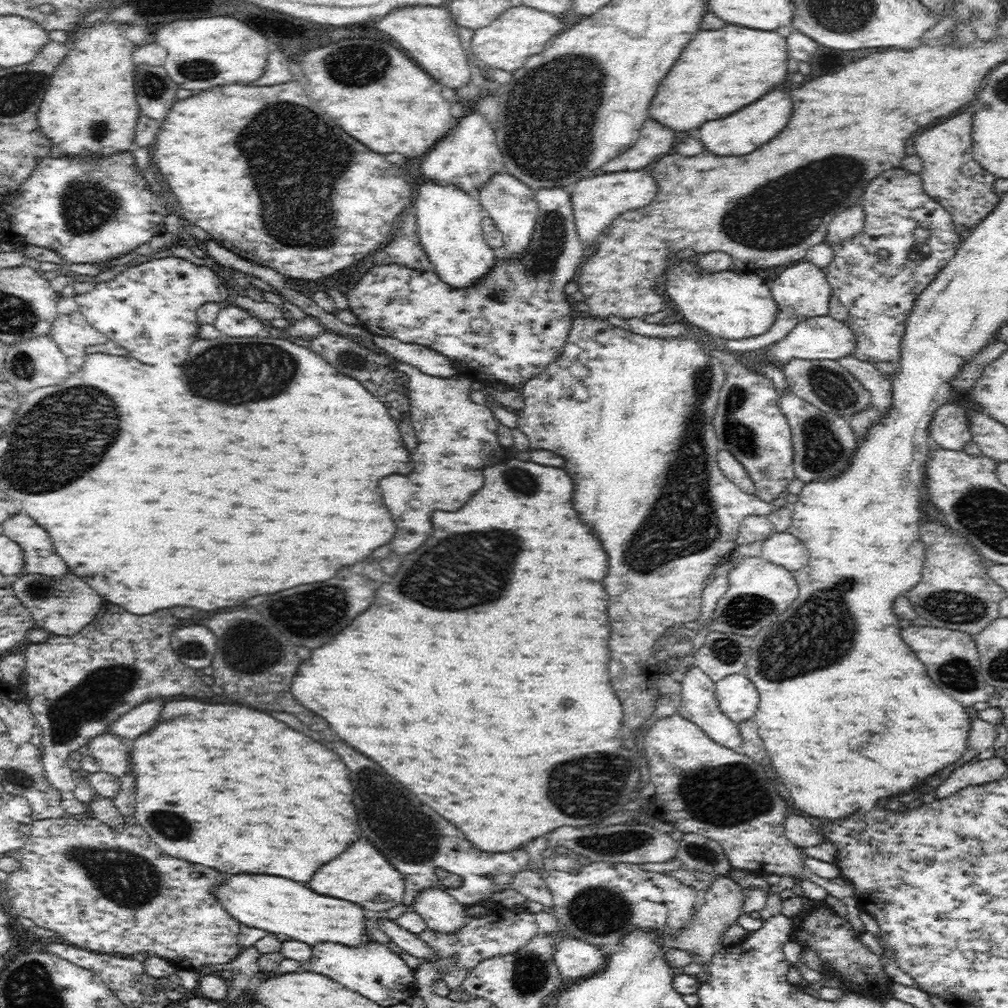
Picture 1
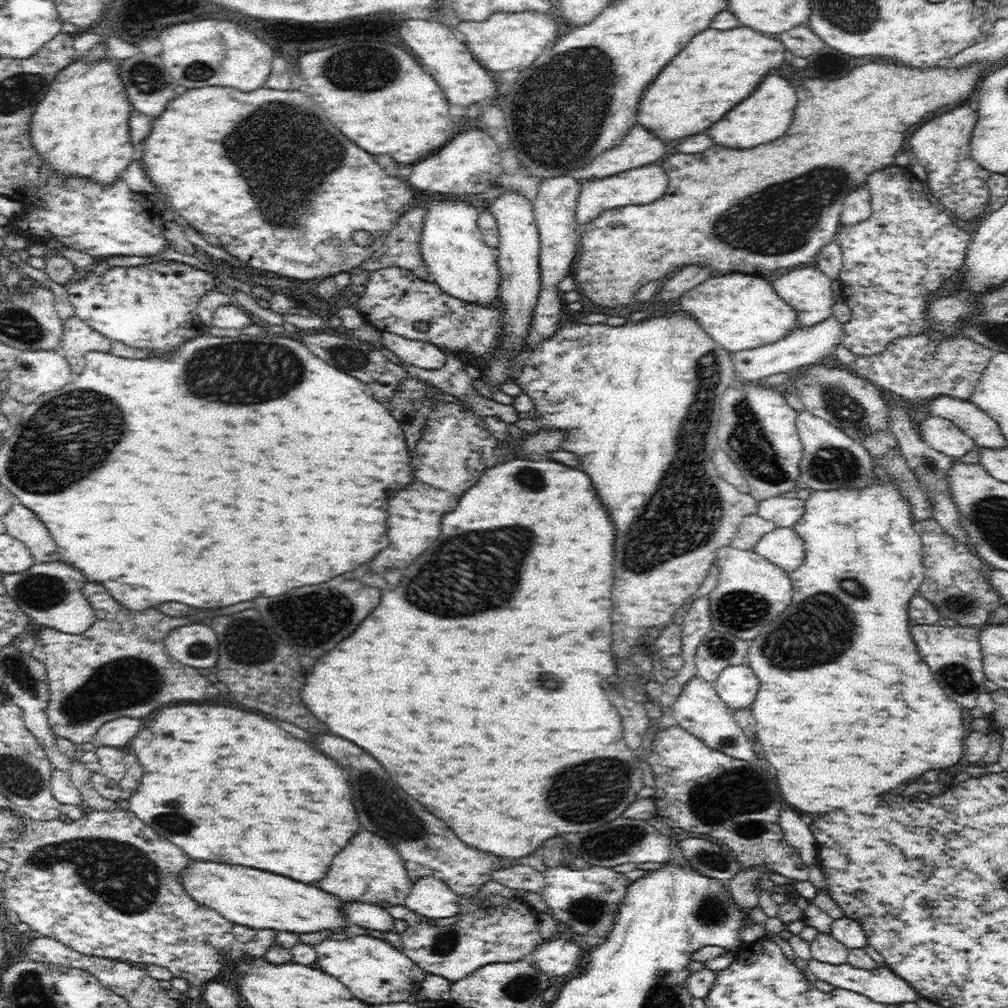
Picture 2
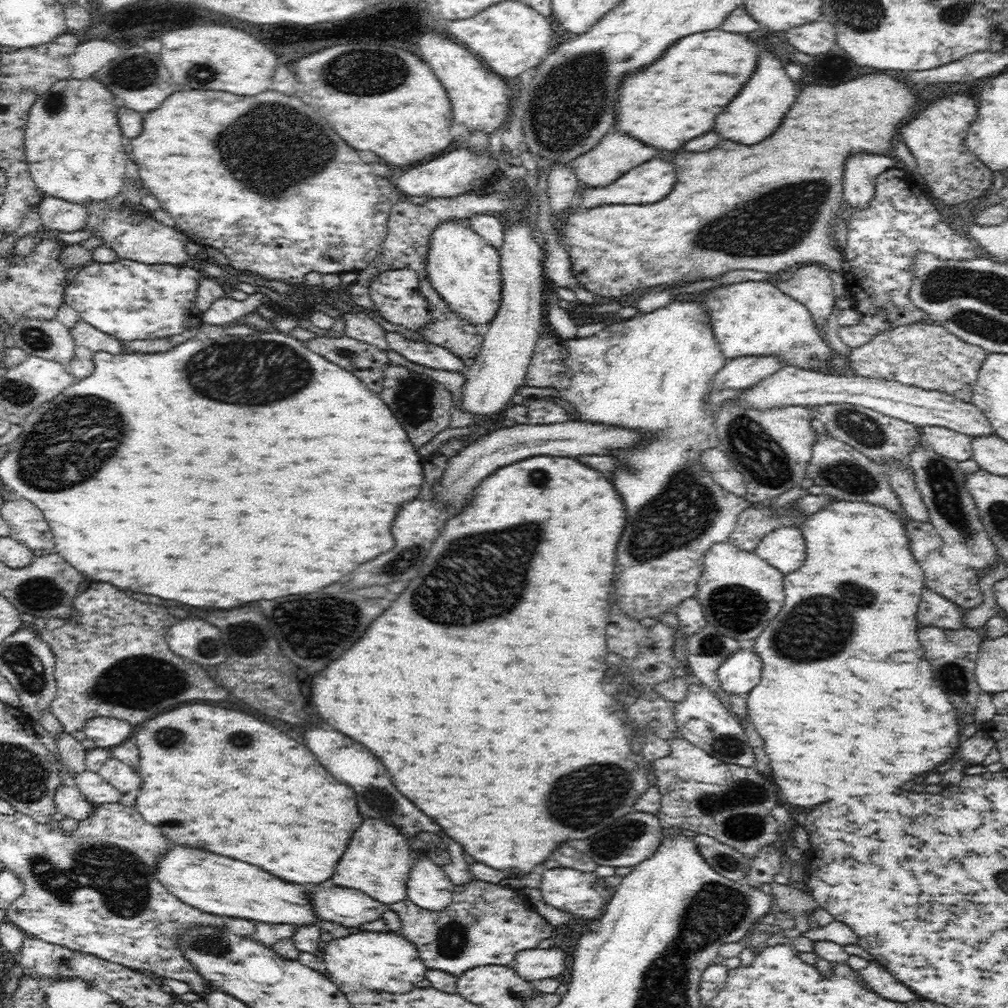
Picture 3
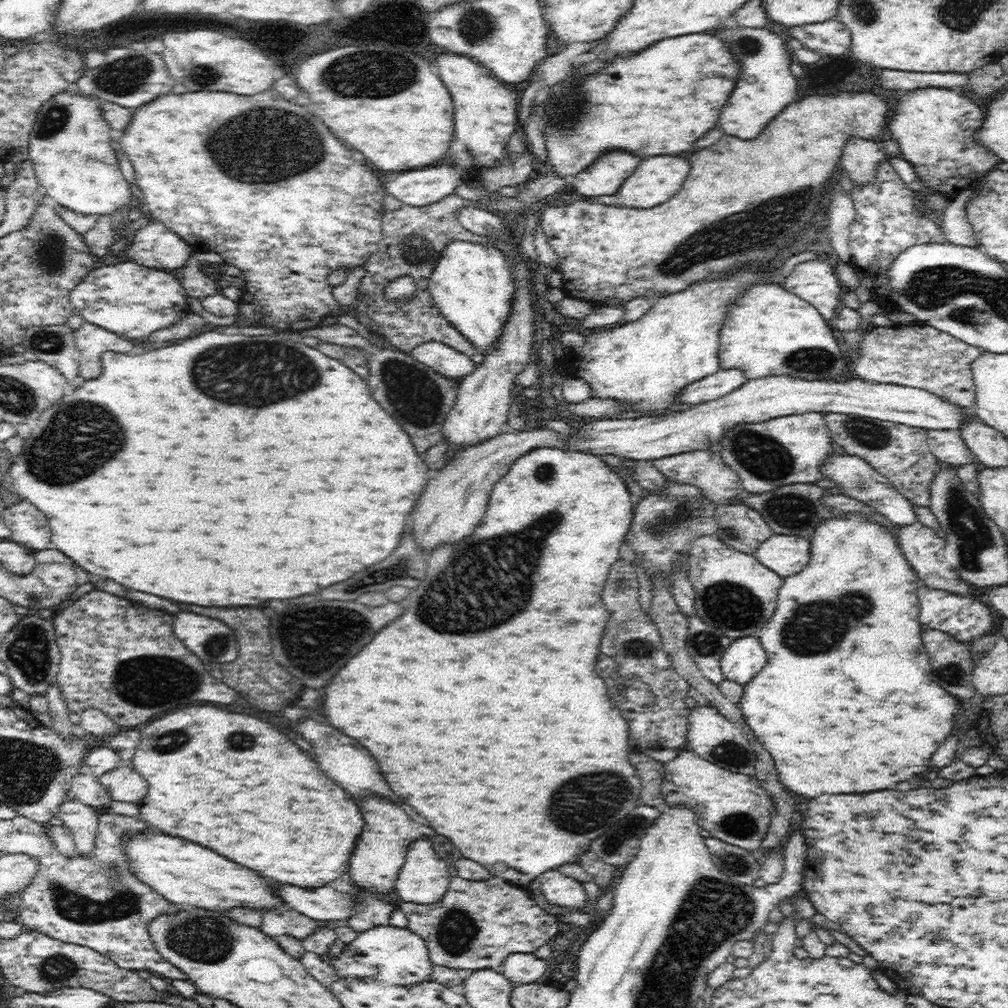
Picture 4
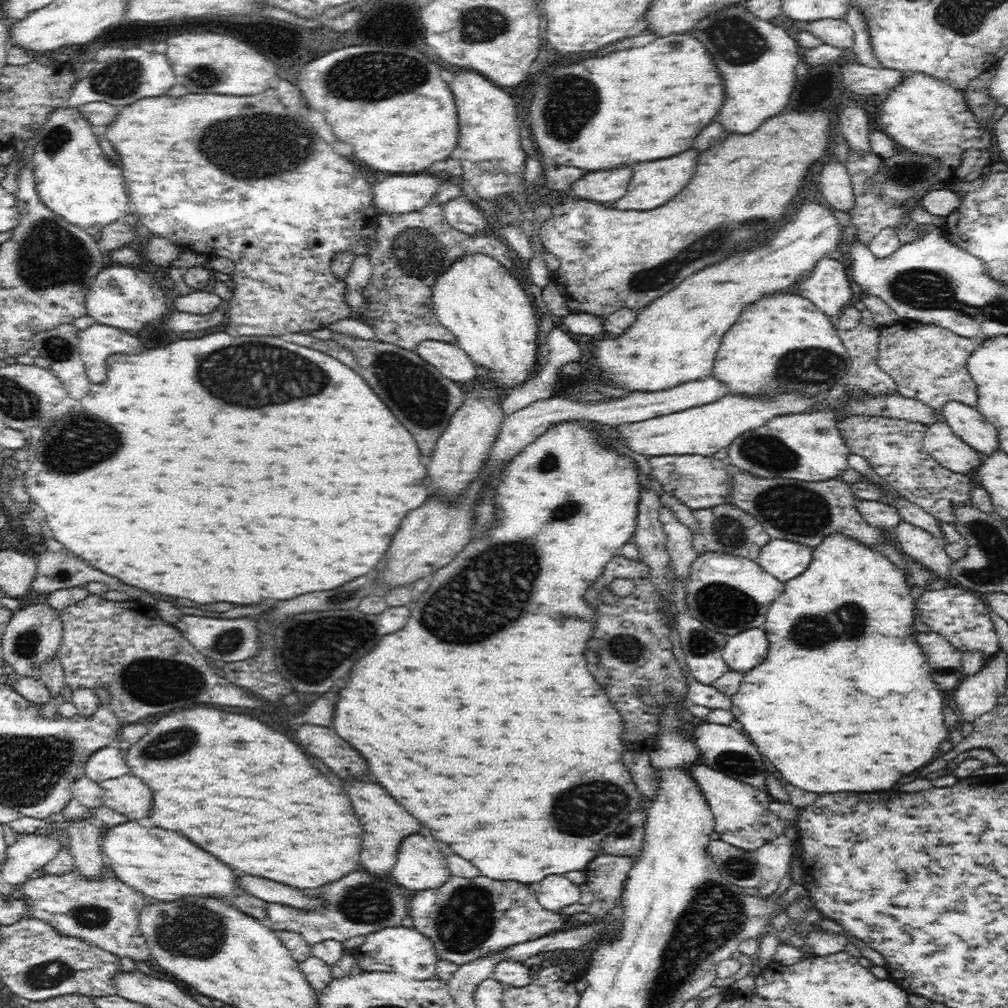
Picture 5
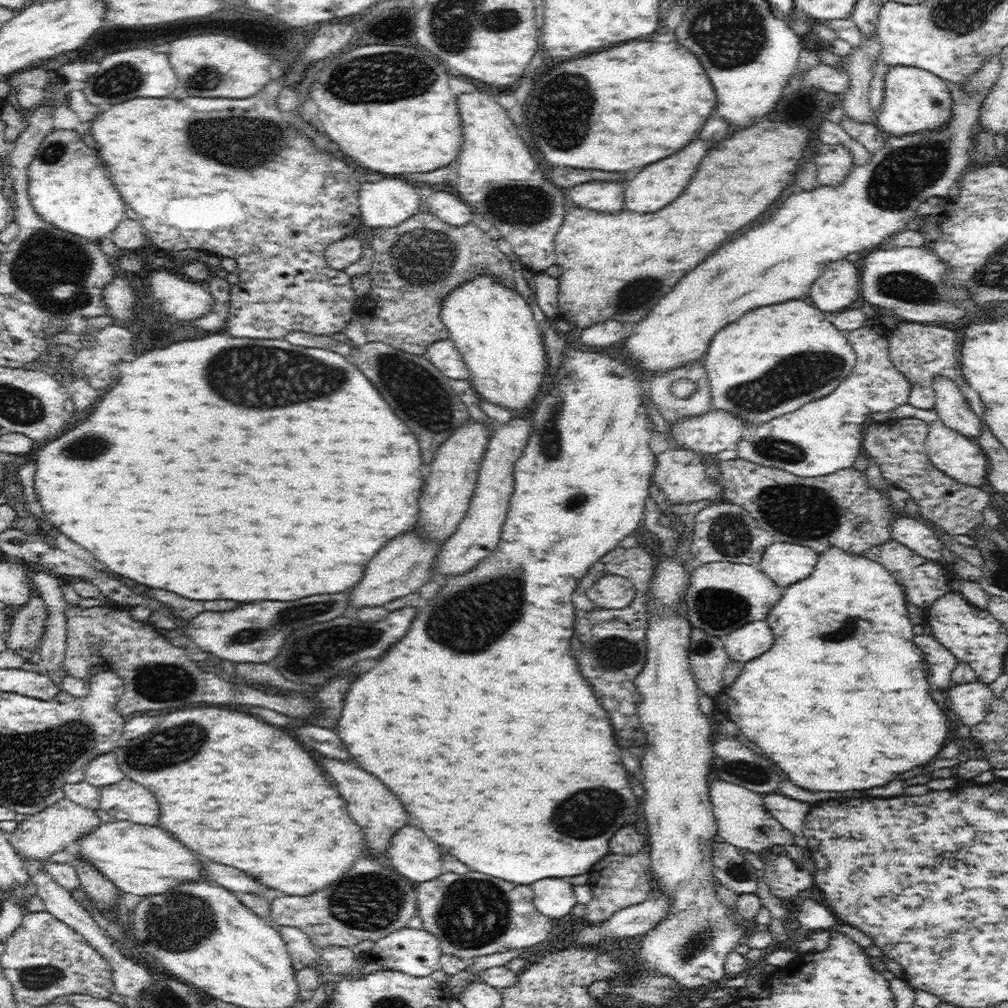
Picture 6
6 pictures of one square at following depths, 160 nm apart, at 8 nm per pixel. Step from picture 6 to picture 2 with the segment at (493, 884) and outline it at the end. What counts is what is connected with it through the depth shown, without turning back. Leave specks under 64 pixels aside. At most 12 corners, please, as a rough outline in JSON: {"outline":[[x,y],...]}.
{"outline":[[458,896],[458,922],[434,926],[404,905],[403,950],[456,982],[532,956],[545,938],[522,899]]}

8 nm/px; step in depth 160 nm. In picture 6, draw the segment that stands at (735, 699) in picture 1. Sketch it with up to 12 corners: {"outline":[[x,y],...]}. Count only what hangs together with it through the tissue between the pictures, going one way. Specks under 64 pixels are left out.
{"outline":[[766,619],[755,620],[723,638],[731,661],[749,663],[772,648]]}

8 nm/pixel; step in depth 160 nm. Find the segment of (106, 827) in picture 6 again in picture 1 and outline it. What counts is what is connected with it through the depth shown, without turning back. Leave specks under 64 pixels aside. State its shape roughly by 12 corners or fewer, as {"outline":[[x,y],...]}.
{"outline":[[282,876],[214,890],[232,918],[310,946],[358,948],[358,904]]}

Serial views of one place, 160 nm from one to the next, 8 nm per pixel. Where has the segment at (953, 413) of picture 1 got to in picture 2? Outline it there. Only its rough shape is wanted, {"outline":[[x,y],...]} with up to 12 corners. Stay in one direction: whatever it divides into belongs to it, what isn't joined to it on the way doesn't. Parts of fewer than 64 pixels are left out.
{"outline":[[934,415],[916,426],[924,443],[953,458],[976,445]]}

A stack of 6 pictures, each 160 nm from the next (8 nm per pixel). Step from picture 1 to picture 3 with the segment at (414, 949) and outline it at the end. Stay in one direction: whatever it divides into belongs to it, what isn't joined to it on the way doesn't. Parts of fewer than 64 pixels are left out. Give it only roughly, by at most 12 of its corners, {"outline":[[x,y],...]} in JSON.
{"outline":[[354,888],[308,892],[316,916],[347,928],[380,920],[388,909]]}

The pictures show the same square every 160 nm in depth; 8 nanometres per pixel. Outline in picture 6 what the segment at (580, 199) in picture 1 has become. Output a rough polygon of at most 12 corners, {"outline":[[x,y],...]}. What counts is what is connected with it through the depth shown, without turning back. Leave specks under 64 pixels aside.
{"outline":[[696,140],[628,182],[624,208],[656,212],[714,148]]}

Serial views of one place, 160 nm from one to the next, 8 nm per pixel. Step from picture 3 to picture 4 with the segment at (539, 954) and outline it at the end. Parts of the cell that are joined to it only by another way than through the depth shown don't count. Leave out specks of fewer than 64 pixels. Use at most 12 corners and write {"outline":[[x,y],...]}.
{"outline":[[513,953],[501,973],[517,986],[544,980],[552,959]]}

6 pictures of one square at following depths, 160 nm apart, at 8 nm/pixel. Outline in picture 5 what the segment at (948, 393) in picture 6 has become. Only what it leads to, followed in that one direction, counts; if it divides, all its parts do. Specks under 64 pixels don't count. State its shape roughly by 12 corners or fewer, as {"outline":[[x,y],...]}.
{"outline":[[948,402],[942,417],[955,436],[991,455],[998,430],[974,406]]}

